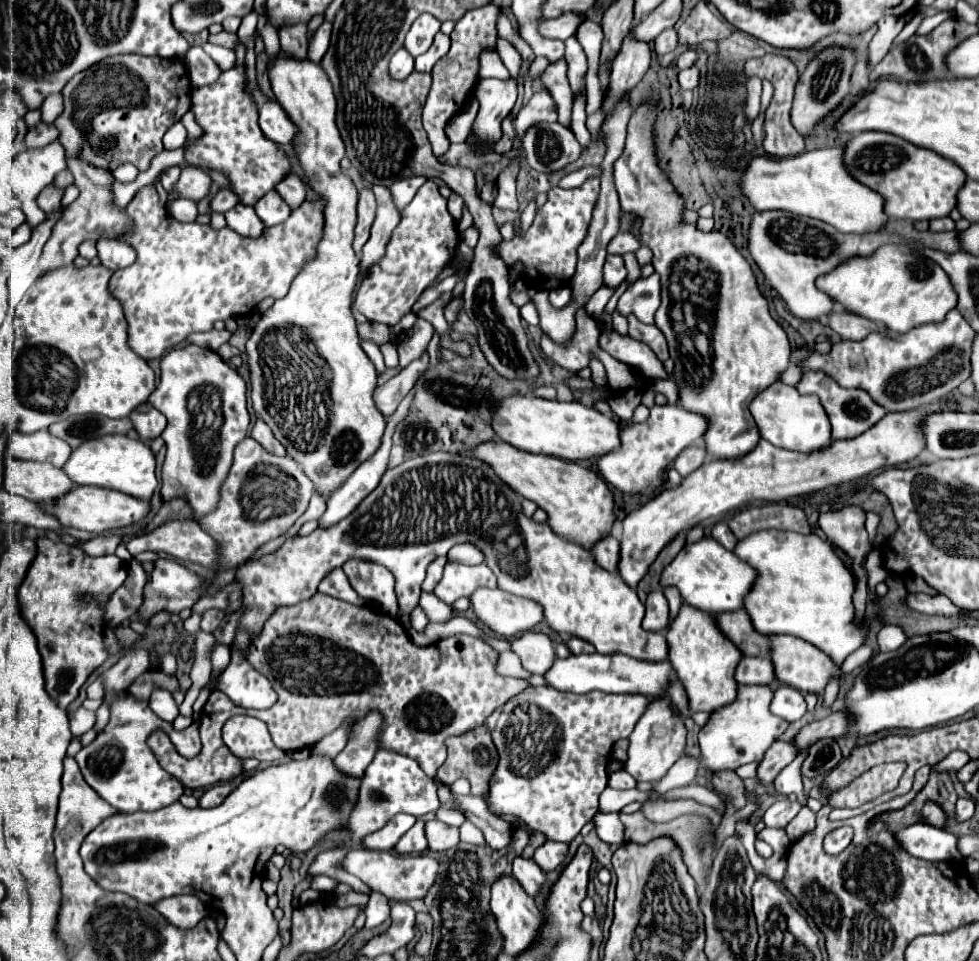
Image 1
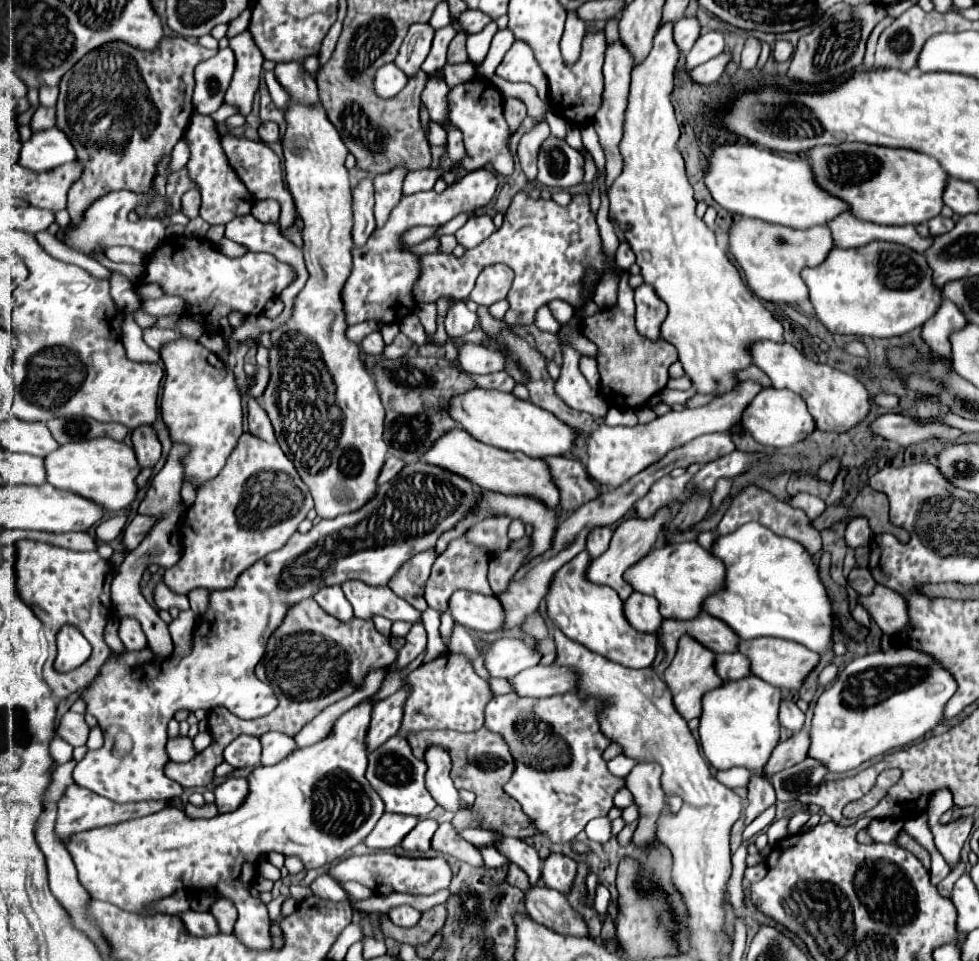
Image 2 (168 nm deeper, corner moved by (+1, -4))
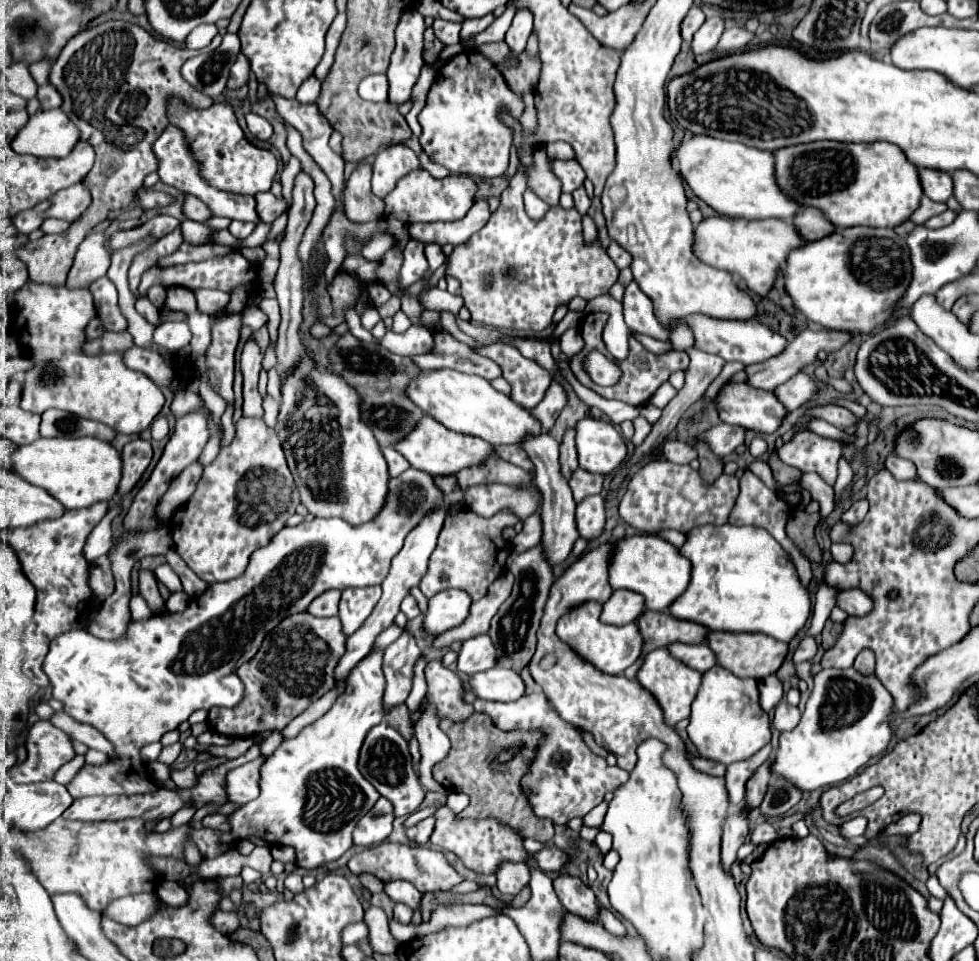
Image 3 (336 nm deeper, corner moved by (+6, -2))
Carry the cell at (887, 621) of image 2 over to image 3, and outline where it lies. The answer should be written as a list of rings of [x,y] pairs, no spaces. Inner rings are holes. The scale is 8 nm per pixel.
[[[845,589],[837,597],[837,607],[841,607],[853,617],[863,617],[873,611],[873,599],[861,589]]]

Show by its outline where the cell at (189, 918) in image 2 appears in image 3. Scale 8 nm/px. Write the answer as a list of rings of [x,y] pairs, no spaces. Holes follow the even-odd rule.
[[[215,911],[211,915],[211,925],[217,927],[221,933],[233,933],[239,927],[239,915],[237,913],[225,913],[225,911]]]

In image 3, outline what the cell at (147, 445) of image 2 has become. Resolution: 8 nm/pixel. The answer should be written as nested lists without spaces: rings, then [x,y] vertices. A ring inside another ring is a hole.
[[[137,437],[123,447],[123,451],[121,451],[123,477],[119,483],[119,495],[125,495],[135,487],[135,483],[141,479],[143,471],[149,467],[151,457],[153,457],[153,447],[147,439]]]

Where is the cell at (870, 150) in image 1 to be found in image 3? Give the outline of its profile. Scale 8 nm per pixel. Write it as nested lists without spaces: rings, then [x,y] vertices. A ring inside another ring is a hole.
[[[815,141],[775,151],[779,187],[797,203],[821,209],[837,227],[897,227],[921,205],[919,169],[887,141],[837,143]]]

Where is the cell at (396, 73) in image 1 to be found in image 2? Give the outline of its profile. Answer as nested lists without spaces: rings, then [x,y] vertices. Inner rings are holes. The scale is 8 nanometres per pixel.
[[[388,63],[376,71],[374,93],[382,99],[390,99],[402,91],[406,81],[408,81],[406,75],[402,75],[402,71],[398,71],[398,67],[394,67],[394,63]]]

